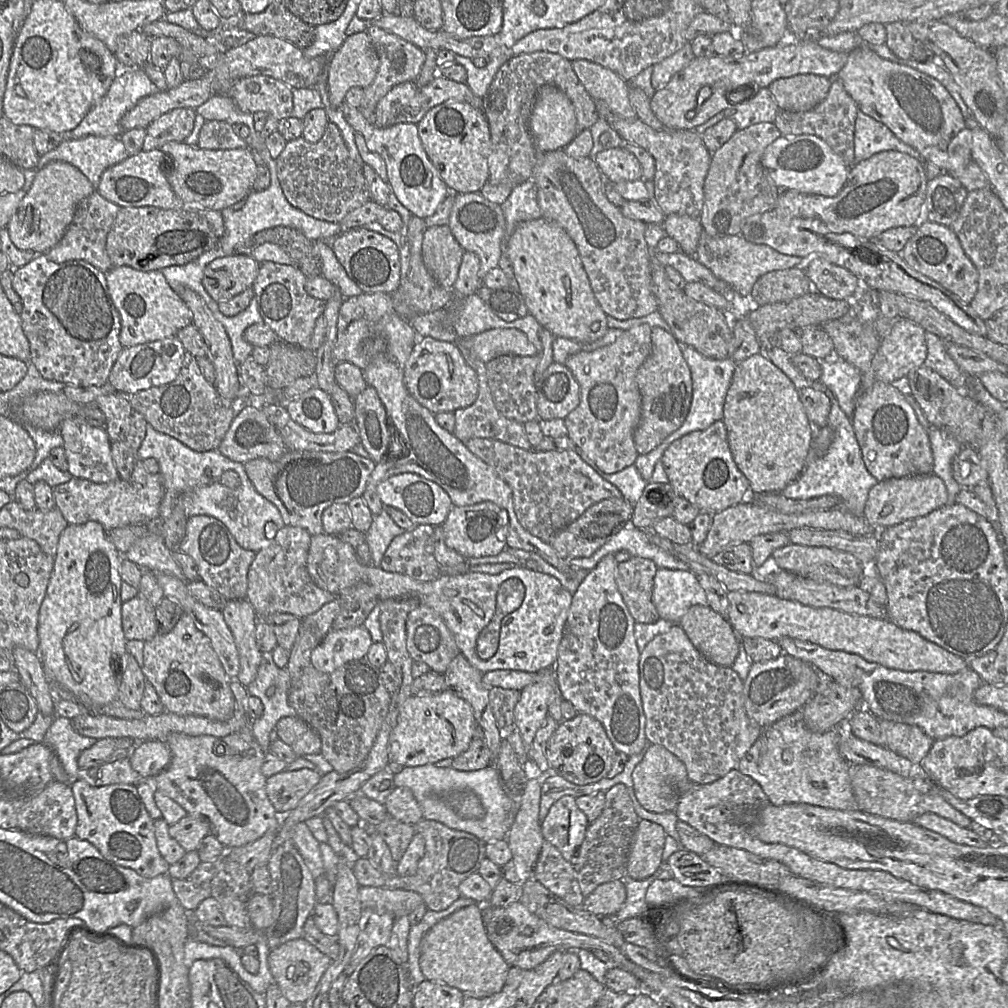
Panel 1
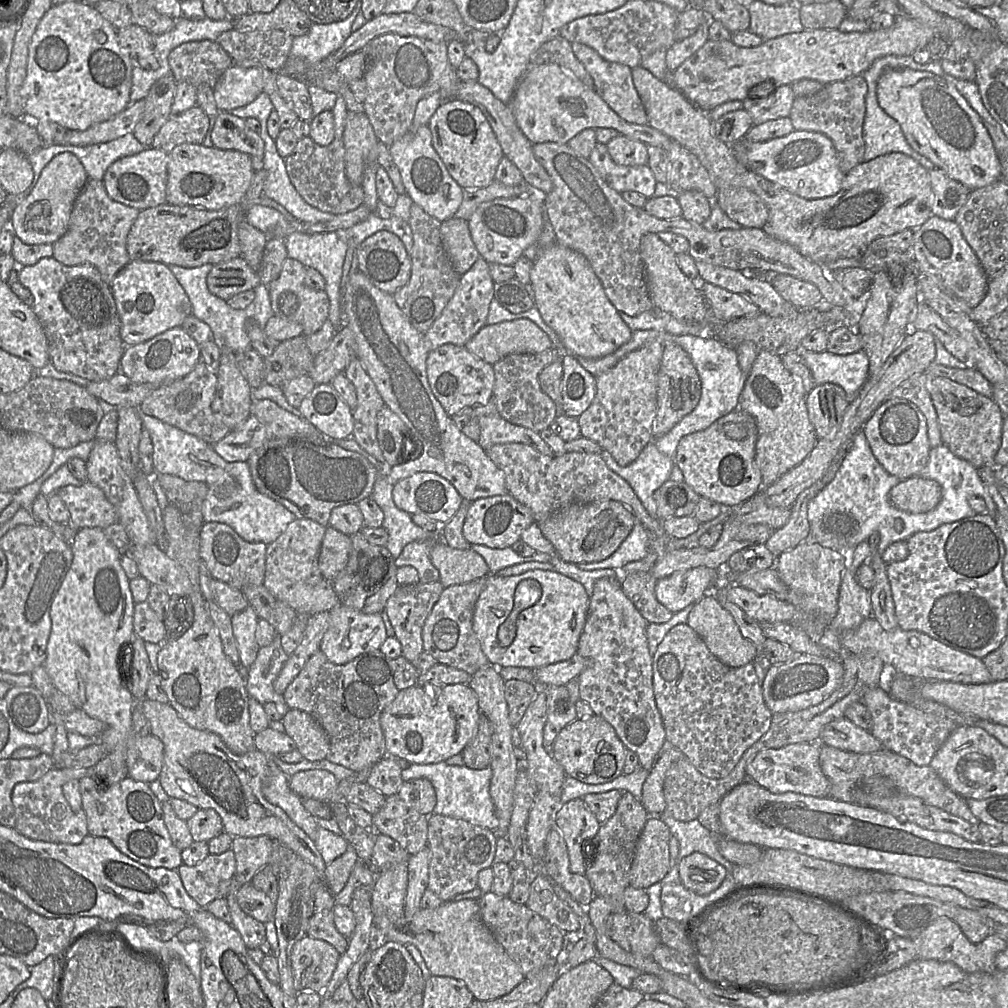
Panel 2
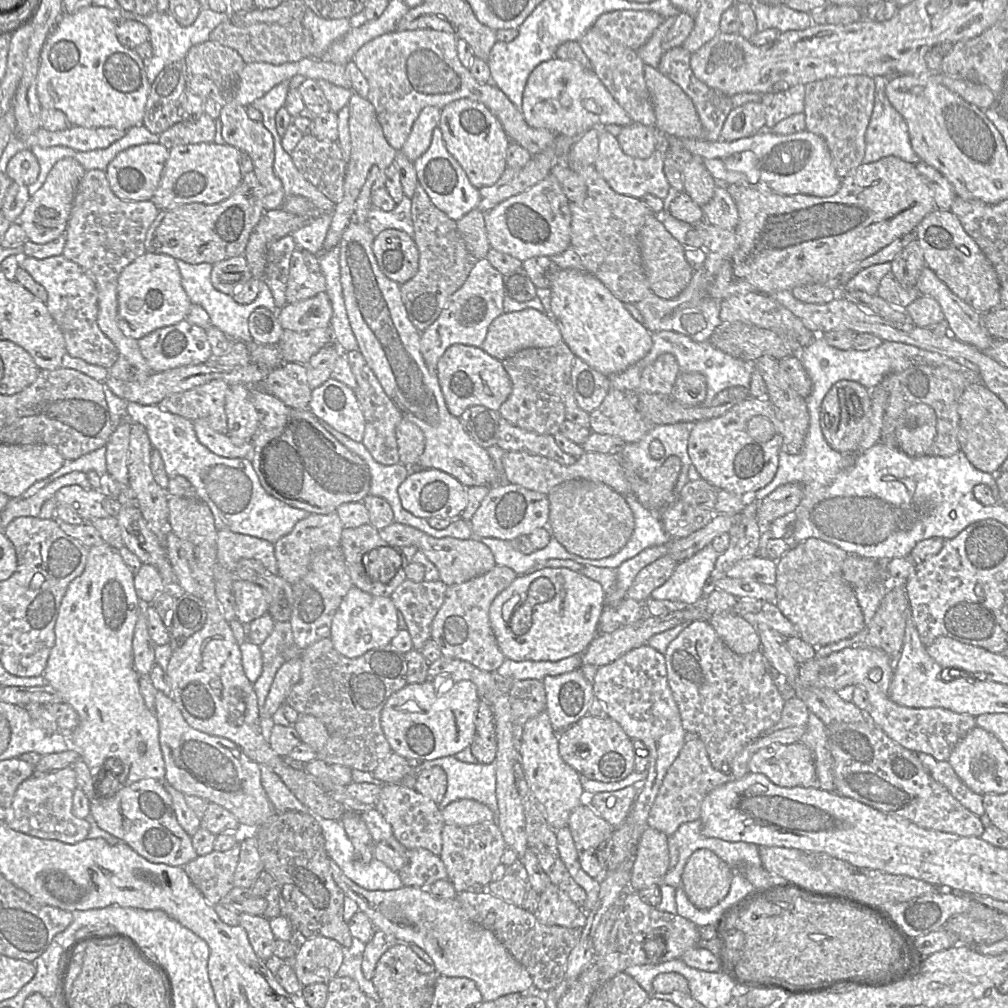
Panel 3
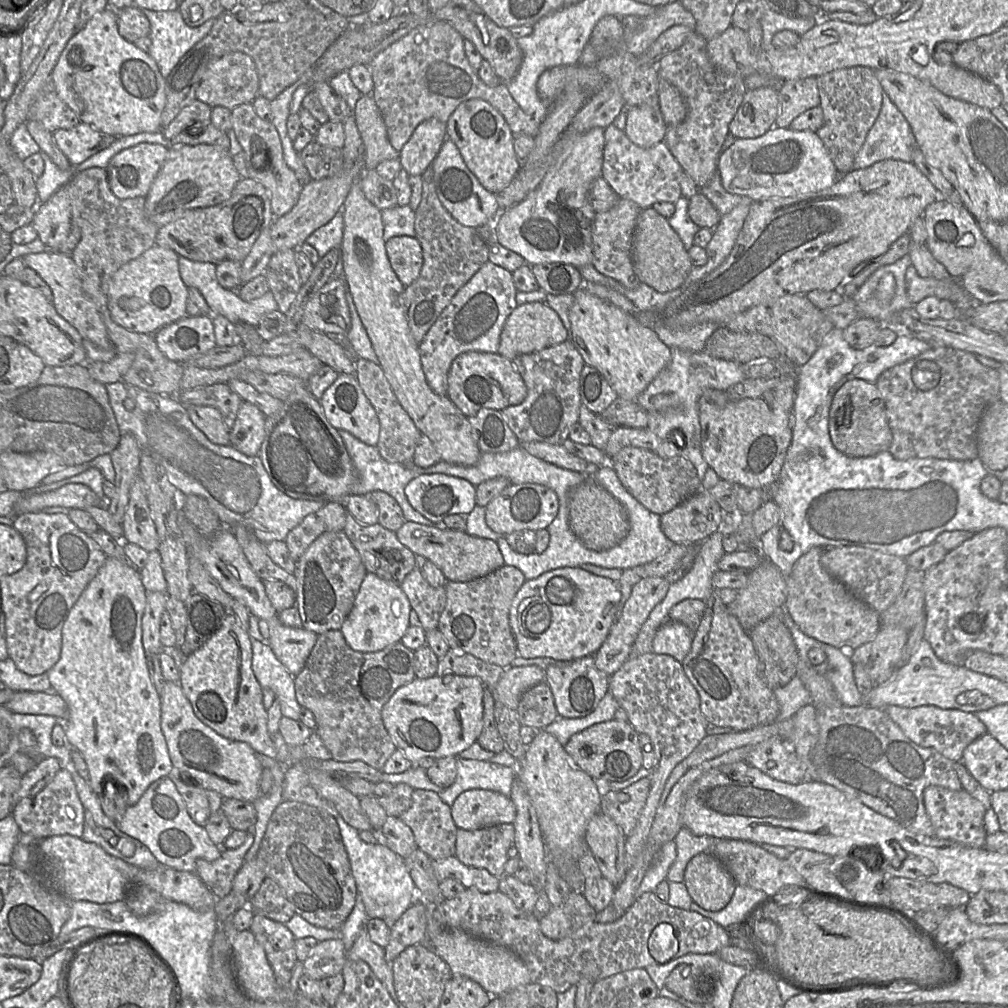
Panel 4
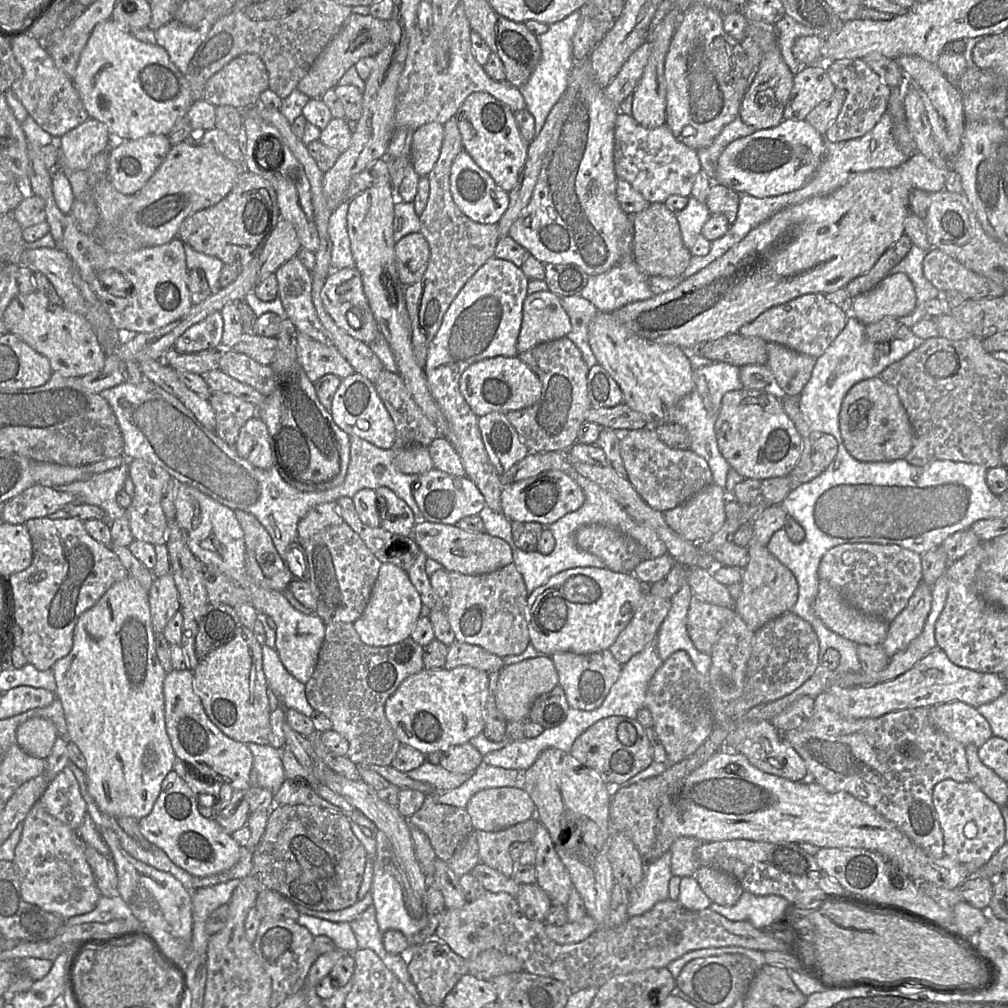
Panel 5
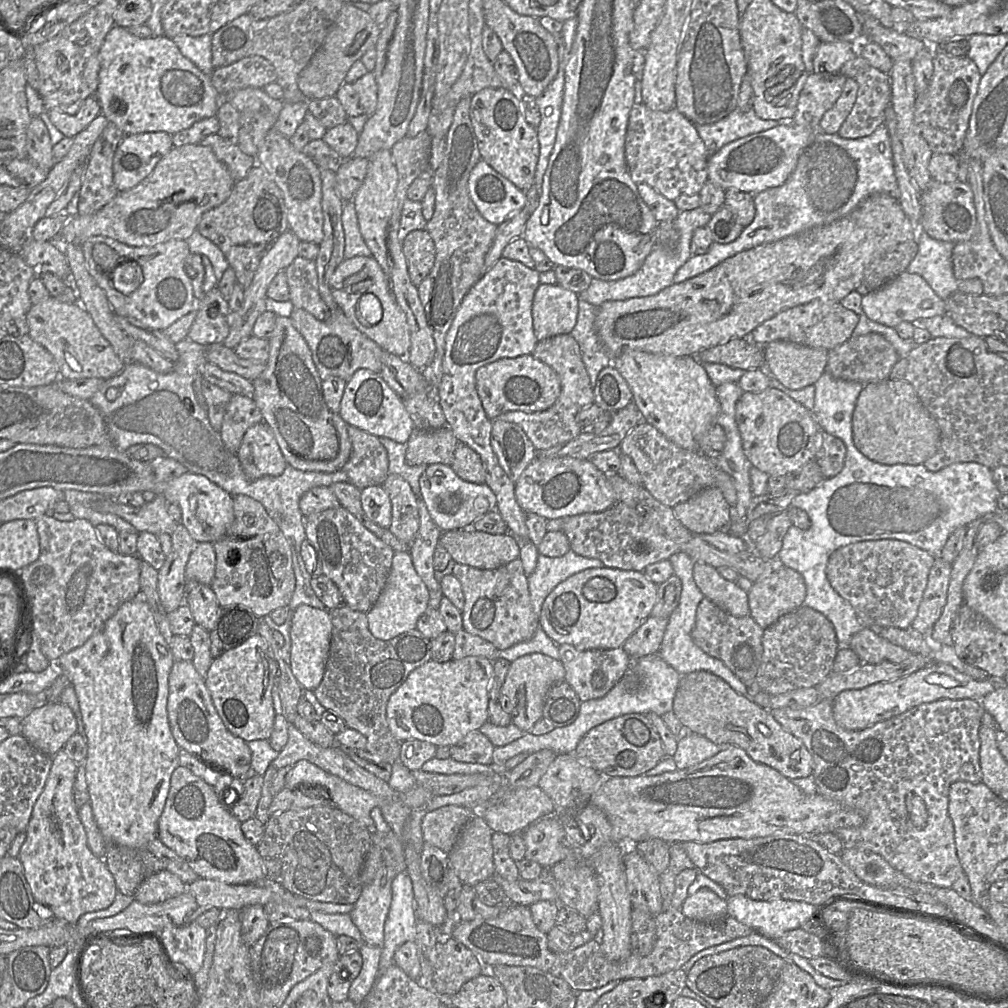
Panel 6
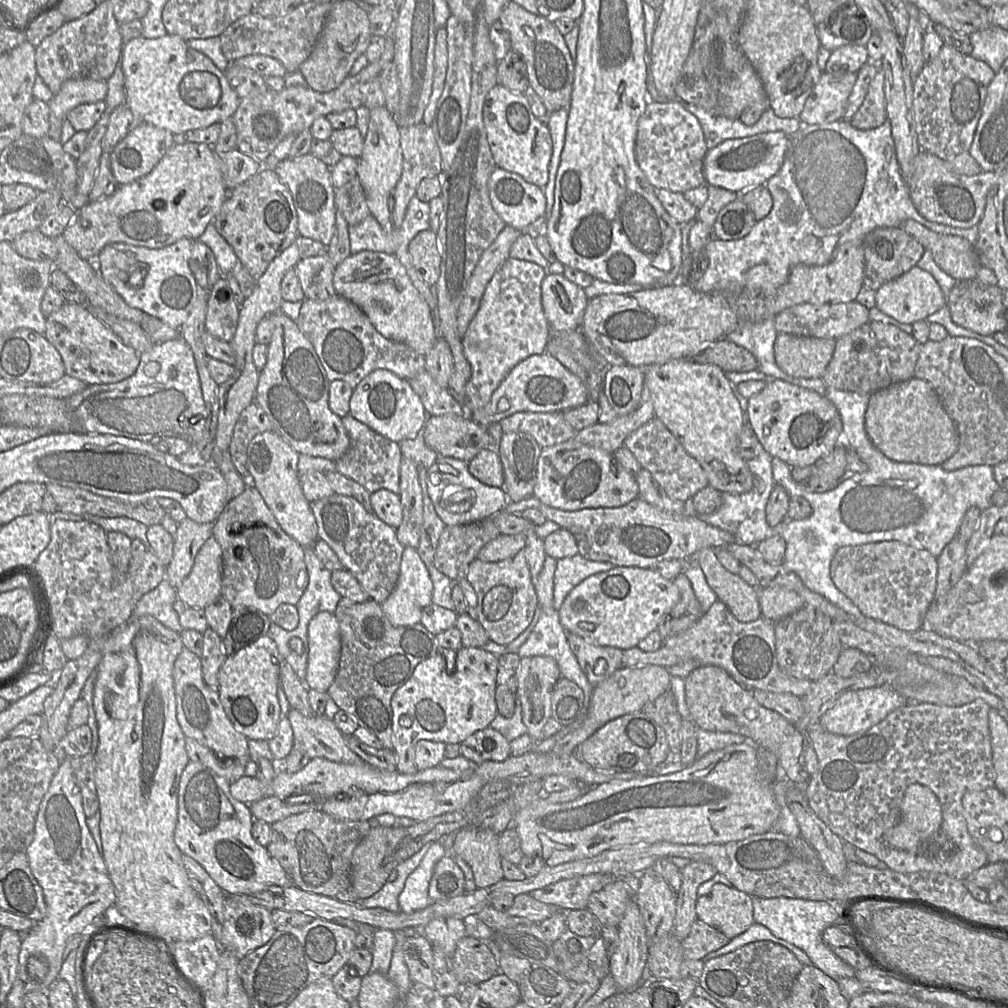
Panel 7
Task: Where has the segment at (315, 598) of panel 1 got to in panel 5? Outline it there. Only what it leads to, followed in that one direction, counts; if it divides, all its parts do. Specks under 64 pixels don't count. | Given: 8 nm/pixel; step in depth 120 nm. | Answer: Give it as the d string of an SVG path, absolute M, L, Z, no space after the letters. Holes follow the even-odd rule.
M336 501L316 505L299 521L297 540L304 542L322 529L343 522L340 507Z

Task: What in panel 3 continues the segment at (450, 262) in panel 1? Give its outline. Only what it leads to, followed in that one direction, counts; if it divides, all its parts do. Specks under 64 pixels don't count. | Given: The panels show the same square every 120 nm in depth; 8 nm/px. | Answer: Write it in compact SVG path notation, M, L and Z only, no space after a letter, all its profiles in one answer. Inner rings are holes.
M474 209L456 223L469 253L477 260L486 259L491 247L487 237L484 213Z

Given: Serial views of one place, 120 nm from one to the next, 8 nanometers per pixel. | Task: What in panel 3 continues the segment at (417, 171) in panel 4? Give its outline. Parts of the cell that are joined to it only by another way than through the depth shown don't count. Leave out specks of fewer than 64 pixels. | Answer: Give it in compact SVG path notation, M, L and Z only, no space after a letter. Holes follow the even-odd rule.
M427 106L414 121L410 134L400 150L412 163L430 147L433 130L438 128L440 115L439 108Z

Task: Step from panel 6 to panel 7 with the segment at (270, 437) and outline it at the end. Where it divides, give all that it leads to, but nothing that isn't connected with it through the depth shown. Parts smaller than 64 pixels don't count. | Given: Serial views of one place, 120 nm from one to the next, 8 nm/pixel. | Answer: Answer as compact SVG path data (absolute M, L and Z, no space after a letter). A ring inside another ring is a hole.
M275 431L257 434L249 443L246 467L251 475L248 486L255 487L281 528L303 548L319 539L311 504L306 500L298 473L300 454Z

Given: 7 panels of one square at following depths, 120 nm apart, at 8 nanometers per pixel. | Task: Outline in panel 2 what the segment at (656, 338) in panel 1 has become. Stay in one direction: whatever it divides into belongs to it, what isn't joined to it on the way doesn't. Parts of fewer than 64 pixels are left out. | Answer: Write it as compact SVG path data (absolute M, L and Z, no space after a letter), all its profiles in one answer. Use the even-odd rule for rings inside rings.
M675 343L665 344L657 376L657 414L652 425L652 441L665 435L693 411L700 396L701 381L688 354Z

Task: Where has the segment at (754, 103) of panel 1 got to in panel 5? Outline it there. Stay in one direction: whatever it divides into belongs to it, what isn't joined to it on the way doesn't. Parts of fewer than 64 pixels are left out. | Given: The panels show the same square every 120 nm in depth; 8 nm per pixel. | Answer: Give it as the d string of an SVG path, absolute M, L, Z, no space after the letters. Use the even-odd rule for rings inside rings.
M804 67L794 75L793 87L785 104L783 119L805 120L808 113L829 98L835 90L825 68Z

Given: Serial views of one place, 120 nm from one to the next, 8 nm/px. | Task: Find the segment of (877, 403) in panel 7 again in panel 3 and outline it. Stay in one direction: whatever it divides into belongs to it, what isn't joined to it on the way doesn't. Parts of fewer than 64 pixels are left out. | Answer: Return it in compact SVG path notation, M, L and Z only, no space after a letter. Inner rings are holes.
M843 380L835 383L821 403L820 425L829 446L842 453L855 453L860 448L865 424L870 419L871 391L855 381Z

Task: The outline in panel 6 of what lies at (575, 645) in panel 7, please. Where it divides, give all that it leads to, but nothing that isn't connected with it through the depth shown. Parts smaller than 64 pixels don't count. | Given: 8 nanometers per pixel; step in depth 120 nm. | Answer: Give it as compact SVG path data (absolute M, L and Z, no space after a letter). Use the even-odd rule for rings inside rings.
M570 644L559 645L560 661L565 669L566 681L581 702L605 696L628 673L630 656L622 649L577 650Z

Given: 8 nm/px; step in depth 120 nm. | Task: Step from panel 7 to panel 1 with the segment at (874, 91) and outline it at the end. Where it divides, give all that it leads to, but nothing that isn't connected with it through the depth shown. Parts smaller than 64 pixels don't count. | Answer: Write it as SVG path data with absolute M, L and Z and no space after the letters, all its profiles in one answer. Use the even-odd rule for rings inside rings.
M833 79L826 98L805 112L779 111L774 124L782 136L815 135L823 139L851 167L855 163L854 131L859 107L841 81Z

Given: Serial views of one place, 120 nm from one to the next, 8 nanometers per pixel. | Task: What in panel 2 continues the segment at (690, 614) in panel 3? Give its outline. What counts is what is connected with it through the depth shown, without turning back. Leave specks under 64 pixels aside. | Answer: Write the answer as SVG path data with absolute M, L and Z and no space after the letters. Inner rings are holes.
M575 654L572 658L534 669L536 683L540 686L565 686L588 666L588 660Z

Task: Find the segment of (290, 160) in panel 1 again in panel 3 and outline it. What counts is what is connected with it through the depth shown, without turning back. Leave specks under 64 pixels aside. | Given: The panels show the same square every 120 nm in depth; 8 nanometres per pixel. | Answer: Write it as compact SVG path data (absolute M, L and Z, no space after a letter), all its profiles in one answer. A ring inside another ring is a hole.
M303 135L290 156L298 171L335 206L341 202L345 161L338 142Z

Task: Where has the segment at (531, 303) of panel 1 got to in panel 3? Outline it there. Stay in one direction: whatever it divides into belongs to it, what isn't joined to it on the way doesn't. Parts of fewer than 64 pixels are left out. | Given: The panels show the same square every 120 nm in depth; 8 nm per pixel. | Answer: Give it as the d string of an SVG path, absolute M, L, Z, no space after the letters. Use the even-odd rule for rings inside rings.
M561 269L550 292L551 310L563 342L575 357L596 371L607 377L622 373L650 351L652 333L636 321L624 307L624 303L591 273Z

